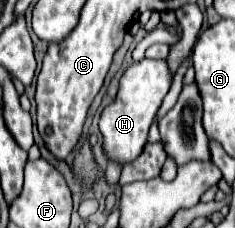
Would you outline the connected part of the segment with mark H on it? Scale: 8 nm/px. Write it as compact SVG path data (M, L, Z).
M143 59L127 67L119 81L119 91L115 101L103 109L99 119L99 129L103 135L103 149L107 159L113 159L121 165L137 159L147 143L149 127L155 121L155 115L171 87L173 73L167 65L167 59Z

